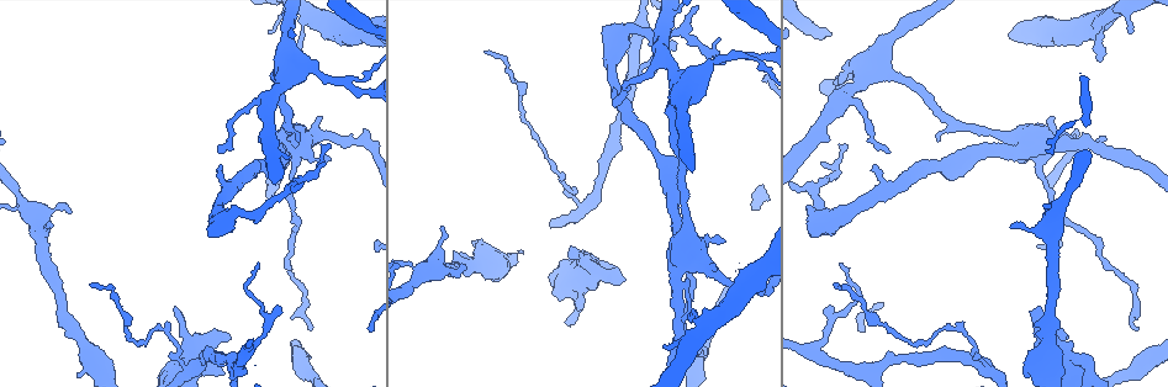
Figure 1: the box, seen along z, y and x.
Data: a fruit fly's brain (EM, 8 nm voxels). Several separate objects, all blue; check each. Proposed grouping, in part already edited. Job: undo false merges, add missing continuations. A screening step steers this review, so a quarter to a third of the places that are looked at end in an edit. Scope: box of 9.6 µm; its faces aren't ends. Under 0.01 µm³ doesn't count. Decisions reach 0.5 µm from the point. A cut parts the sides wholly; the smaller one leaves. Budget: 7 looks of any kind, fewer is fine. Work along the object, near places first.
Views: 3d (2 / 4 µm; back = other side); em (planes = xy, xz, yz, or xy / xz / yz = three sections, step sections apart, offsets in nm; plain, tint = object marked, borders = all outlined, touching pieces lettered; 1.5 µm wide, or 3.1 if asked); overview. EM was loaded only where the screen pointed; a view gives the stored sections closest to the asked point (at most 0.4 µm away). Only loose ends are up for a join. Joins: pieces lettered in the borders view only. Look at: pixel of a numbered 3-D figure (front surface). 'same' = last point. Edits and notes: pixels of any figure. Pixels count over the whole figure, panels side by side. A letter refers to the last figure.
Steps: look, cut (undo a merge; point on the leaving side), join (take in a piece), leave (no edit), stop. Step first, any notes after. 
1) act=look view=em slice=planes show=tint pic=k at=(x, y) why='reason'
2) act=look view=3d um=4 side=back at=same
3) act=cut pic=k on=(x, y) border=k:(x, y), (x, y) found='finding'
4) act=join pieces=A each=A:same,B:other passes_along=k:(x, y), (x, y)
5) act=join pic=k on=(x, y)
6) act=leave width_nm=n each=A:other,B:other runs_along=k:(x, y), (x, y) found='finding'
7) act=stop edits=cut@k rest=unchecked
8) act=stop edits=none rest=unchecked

act=look view=3d um=4 pic=1 at=(665, 349) why='an open end'

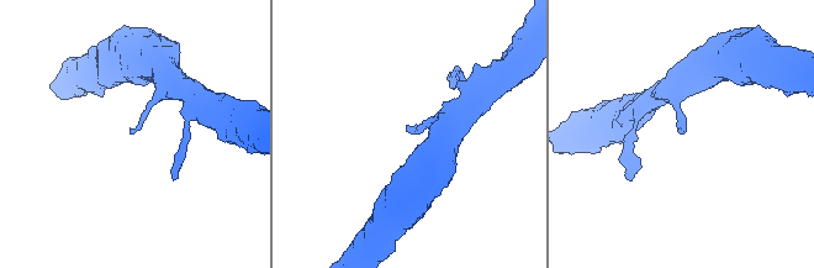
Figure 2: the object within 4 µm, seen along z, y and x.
act=look view=em slice=planes show=borders pic=2 at=(132, 132)

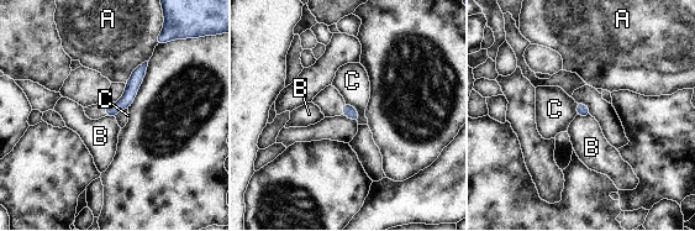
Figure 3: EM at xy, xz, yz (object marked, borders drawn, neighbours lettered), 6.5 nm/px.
act=leave each=A:other,B:other,C:other runs_along=3:(143, 67), (130, 94), (110, 114) found='no lettered piece goes on from it'

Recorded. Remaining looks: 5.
act=look view=em slice=planes show=tint pic=1 at=(706, 353) why='free end'

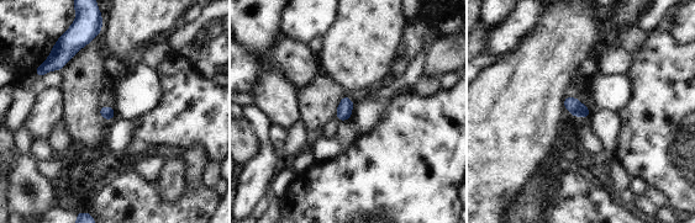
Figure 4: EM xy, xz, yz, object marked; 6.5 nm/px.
act=look view=em slice=planes show=borders at=same

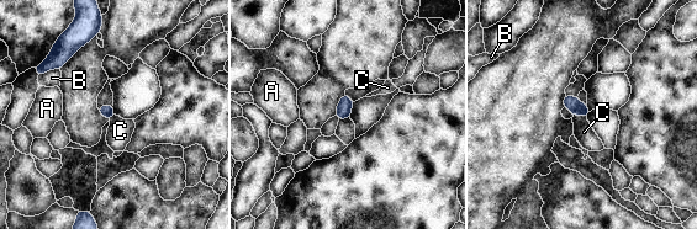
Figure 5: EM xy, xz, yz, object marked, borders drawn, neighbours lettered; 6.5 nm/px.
act=leave width_nm=90 each=A:other,B:other,C:other border=5:(574, 115), (586, 117) found='no lettered piece goes on from it'

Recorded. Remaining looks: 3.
act=look view=em slice=yz step=4 show=borders pic=1 at=(176, 309)

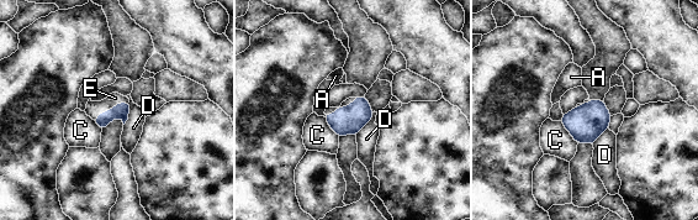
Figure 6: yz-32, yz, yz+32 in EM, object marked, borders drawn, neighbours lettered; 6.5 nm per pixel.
act=look view=em slice=planes show=borders at=same why='another direction'

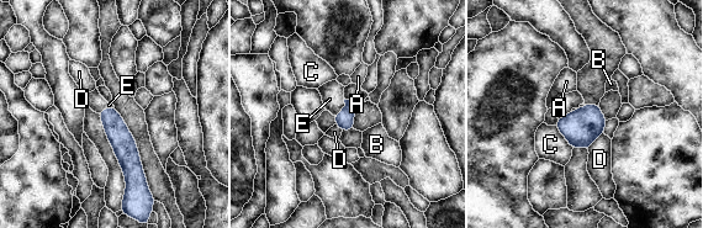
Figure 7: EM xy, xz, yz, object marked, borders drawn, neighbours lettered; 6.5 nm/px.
act=join pieces=E longest_contact=C:190nm each=A:other,B:other,C:other,D:other,E:same passes_along=7:(344, 120), (344, 107), (332, 93) found='the cell continues'

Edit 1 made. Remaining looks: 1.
act=stop edits=join@7 rest=unchecked

